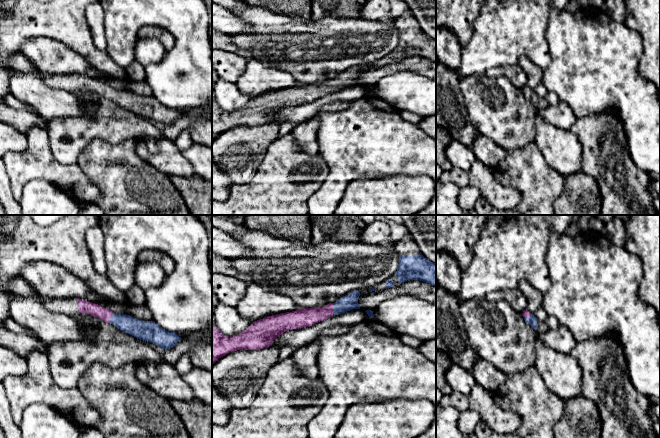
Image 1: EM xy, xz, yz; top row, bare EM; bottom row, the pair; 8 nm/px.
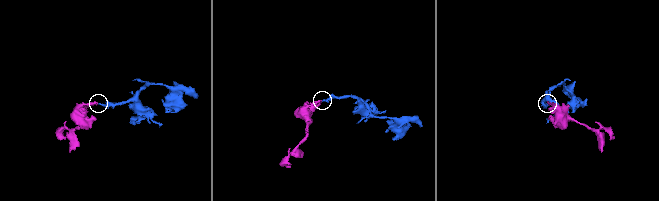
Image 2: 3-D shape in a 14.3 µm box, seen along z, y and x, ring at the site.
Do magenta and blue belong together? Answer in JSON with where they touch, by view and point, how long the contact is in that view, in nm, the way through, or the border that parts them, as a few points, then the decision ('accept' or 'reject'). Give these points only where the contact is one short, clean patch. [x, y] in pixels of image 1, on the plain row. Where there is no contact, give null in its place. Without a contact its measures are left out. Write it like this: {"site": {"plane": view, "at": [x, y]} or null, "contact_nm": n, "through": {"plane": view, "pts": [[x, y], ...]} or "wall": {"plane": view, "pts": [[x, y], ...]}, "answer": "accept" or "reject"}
{"site": {"plane": "xz", "at": [333, 85]}, "contact_nm": 100, "through": {"plane": "xz", "pts": [[303, 93], [321, 90], [333, 85], [349, 78]]}, "answer": "accept"}

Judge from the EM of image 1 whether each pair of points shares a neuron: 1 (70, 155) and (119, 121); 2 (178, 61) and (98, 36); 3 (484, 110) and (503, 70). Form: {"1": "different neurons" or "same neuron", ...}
{"1": "same neuron", "2": "different neurons", "3": "different neurons"}

